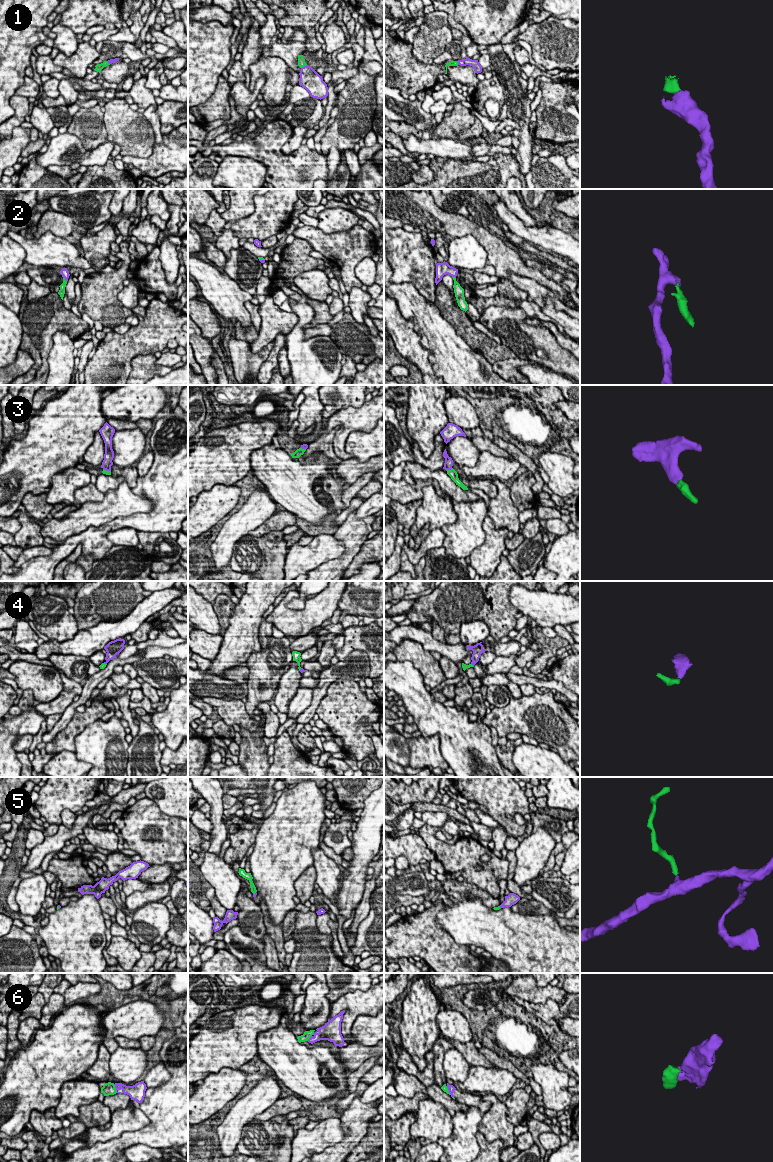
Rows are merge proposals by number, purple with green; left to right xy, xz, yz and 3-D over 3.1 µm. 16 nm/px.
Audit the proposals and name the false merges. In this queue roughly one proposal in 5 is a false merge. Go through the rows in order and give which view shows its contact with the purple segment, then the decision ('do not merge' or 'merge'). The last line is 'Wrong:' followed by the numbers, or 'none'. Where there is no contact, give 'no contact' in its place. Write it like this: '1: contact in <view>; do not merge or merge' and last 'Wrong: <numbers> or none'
1: contact in xz; merge
2: contact in xy; merge
3: contact in yz; merge
4: contact in xy; merge
5: contact in xz; merge
6: contact in xy; do not merge
Wrong: 6

